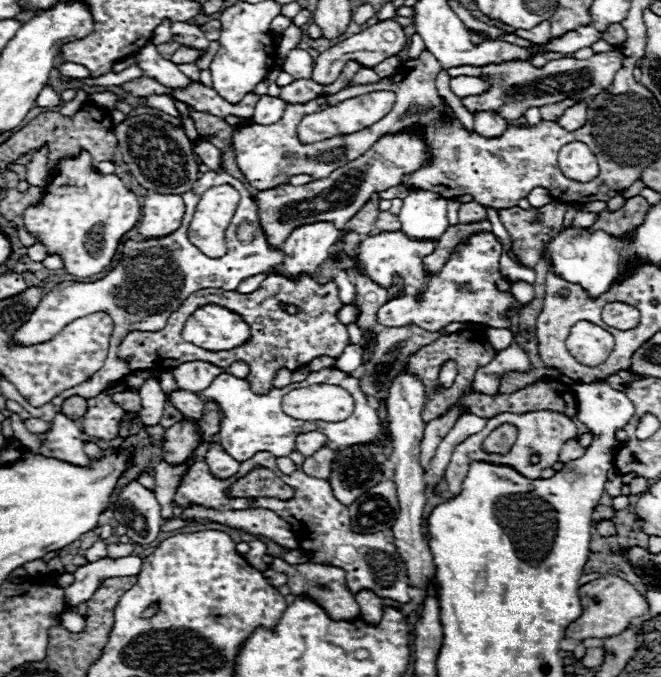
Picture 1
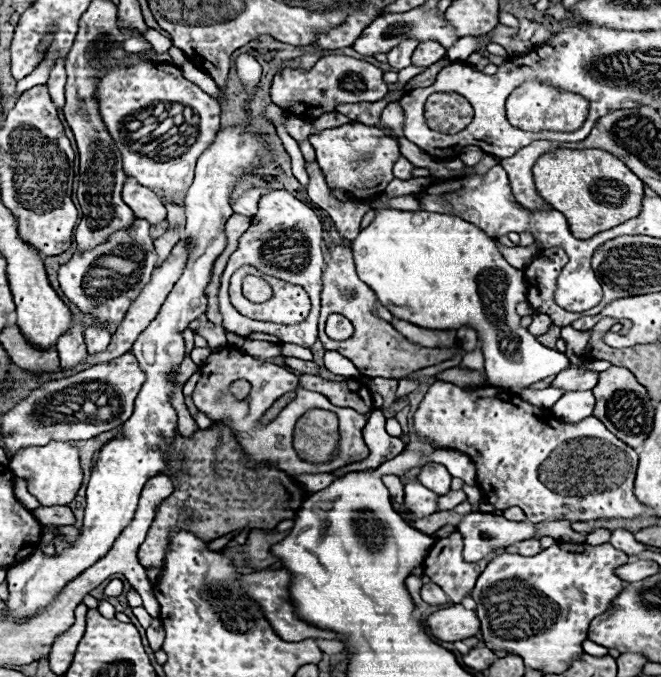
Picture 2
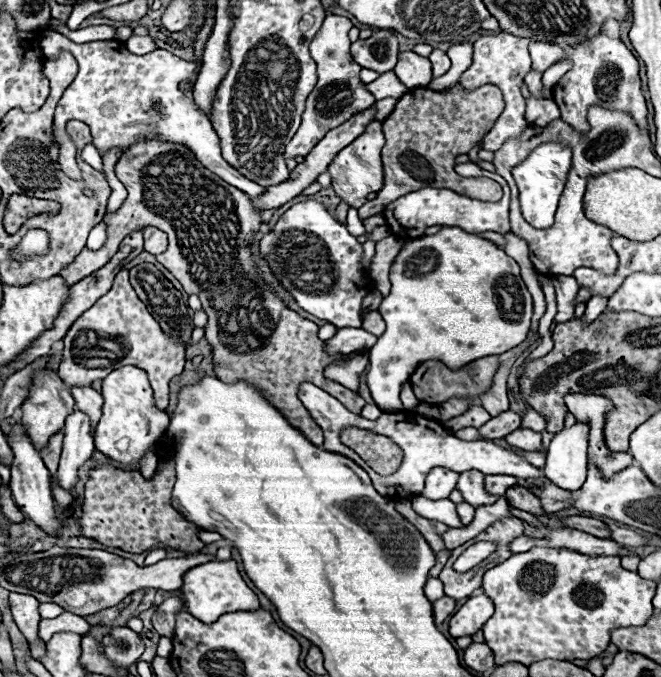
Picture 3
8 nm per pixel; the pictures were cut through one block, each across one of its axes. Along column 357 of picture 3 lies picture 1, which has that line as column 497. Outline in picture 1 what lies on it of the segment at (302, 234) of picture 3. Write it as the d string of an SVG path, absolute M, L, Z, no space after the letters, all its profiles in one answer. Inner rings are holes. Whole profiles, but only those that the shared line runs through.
M378 232L374 236L366 236L358 246L358 264L372 282L378 282L382 288L394 286L394 274L404 280L402 296L388 300L378 308L376 320L380 326L408 326L416 324L426 330L440 330L452 322L476 322L492 328L508 328L510 318L508 310L518 308L522 312L522 304L512 296L510 280L500 272L500 256L502 242L496 240L492 232L472 234L468 242L458 244L444 268L438 274L428 274L422 266L422 258L430 256L432 250L438 248L438 240L410 240L404 232Z

